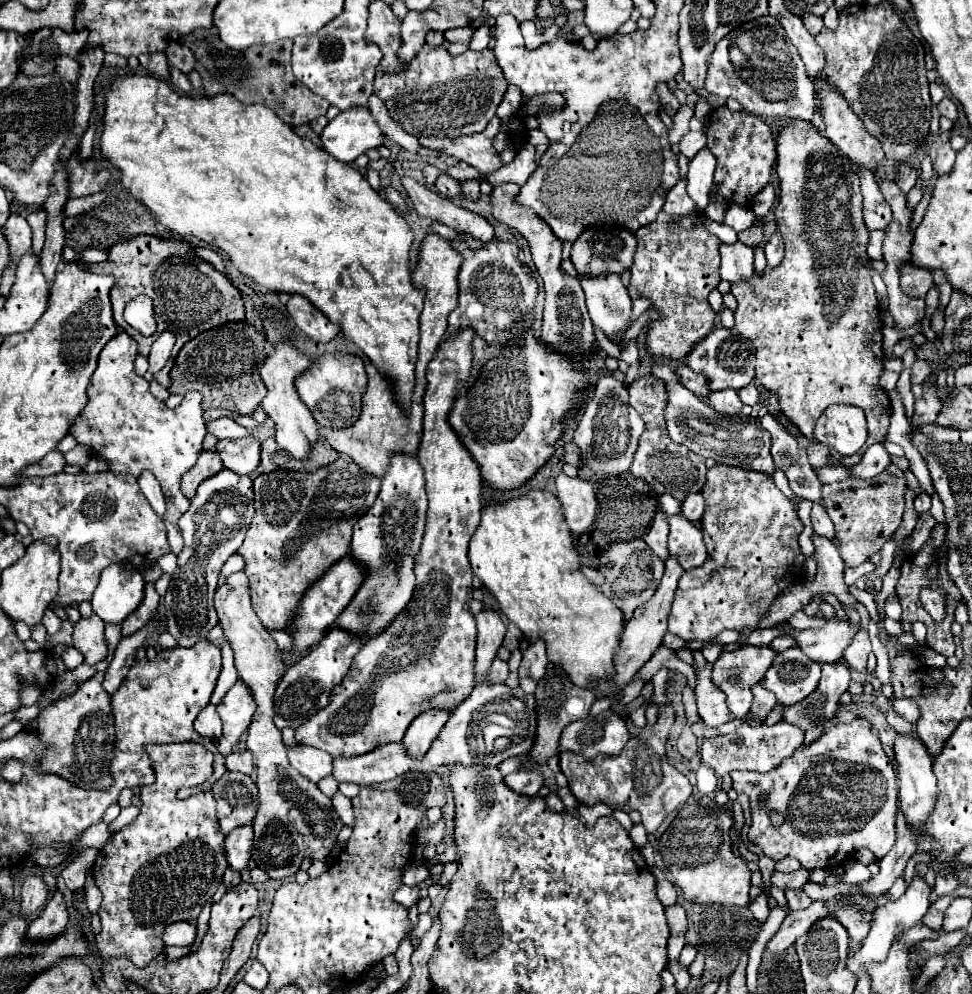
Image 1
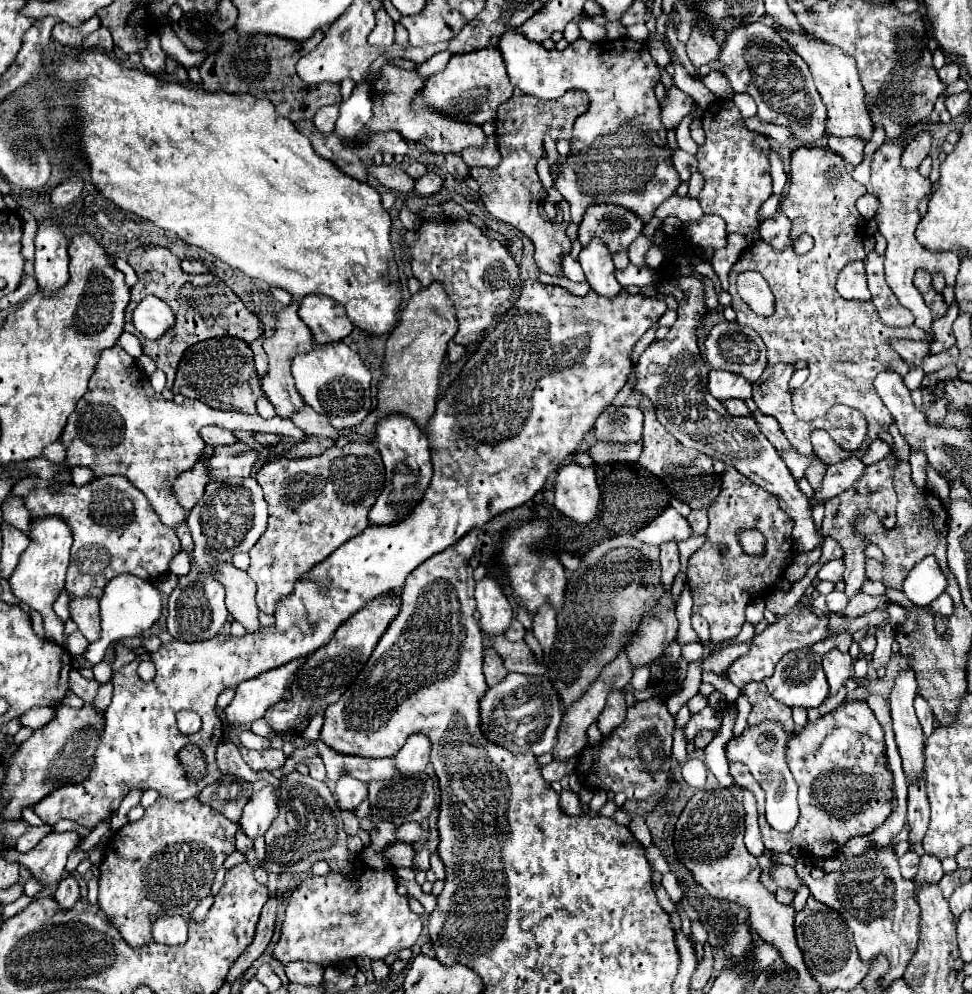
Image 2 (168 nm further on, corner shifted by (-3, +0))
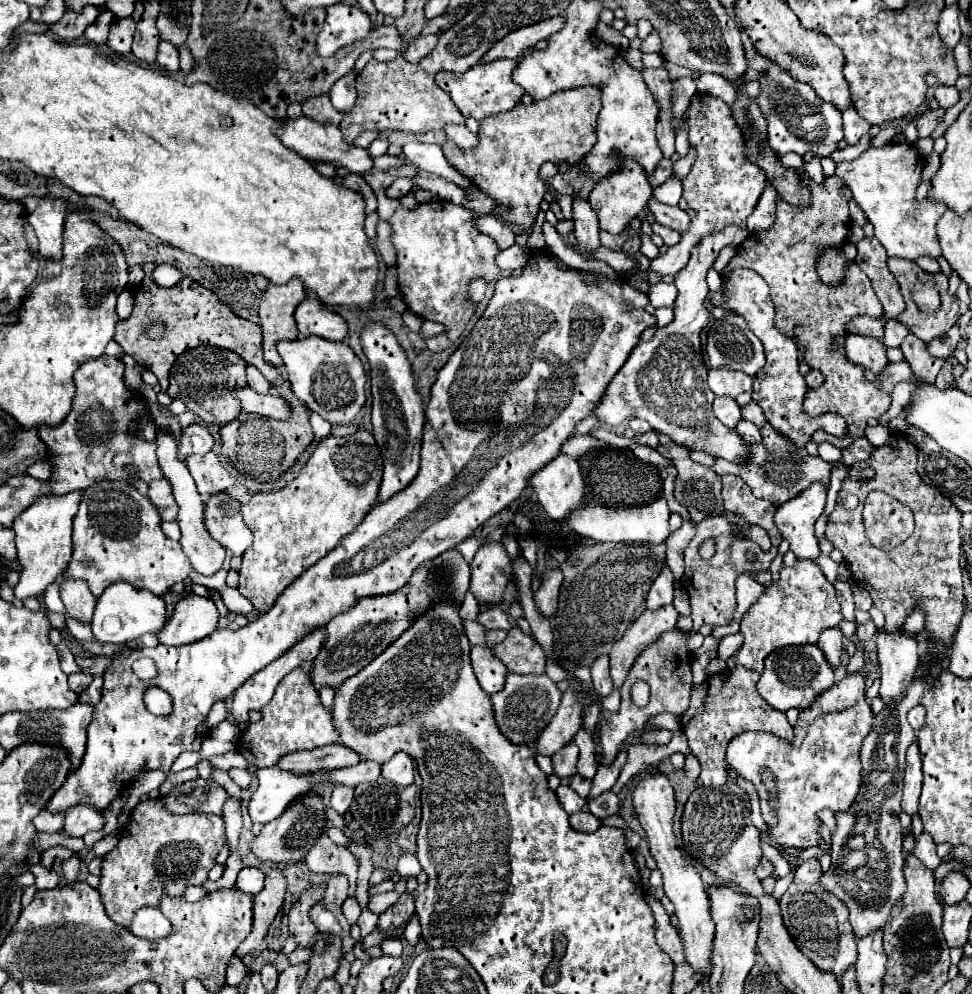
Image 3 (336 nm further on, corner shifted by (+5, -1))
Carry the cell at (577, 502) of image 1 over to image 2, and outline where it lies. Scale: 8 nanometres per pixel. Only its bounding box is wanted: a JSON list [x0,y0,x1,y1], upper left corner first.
[555,462,599,524]

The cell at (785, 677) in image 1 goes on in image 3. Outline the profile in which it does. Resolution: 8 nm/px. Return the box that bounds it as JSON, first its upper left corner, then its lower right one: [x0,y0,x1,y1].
[757,645,835,711]

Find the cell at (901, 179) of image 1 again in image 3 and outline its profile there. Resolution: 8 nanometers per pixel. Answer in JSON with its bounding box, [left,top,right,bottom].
[915,107,945,135]

